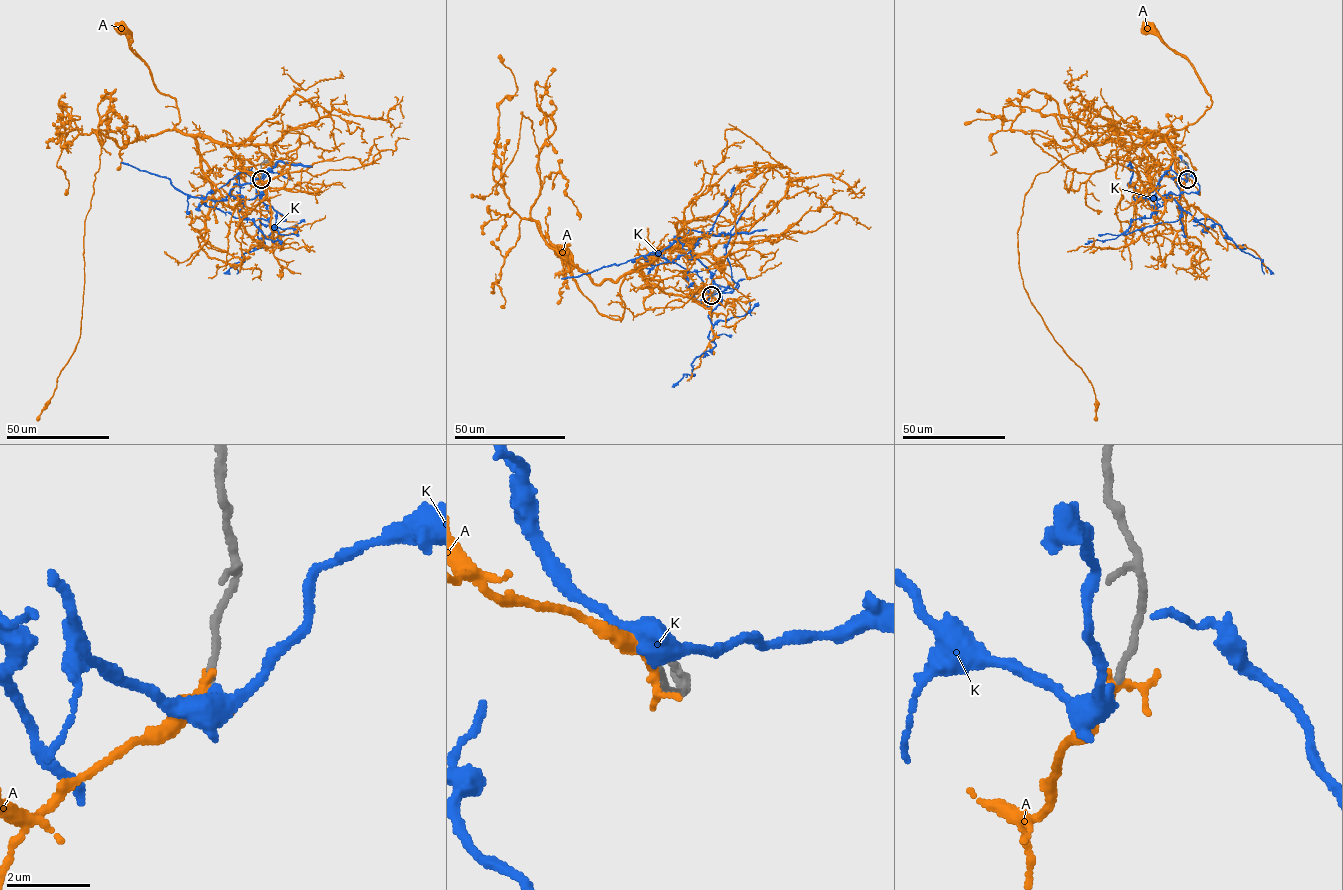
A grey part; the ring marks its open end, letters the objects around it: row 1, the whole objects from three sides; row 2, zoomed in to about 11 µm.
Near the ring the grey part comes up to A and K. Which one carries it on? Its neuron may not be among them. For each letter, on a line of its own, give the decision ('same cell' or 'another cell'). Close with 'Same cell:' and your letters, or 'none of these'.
A: another cell
K: same cell
Same cell: K

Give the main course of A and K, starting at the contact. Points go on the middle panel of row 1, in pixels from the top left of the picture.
A: (711, 295), (689, 275), (690, 260), (661, 248), (626, 276), (623, 317), (609, 318), (579, 290), (560, 251)
K: (712, 295), (695, 271), (650, 253), (680, 242), (710, 272), (722, 297), (708, 315), (715, 345), (671, 386)

